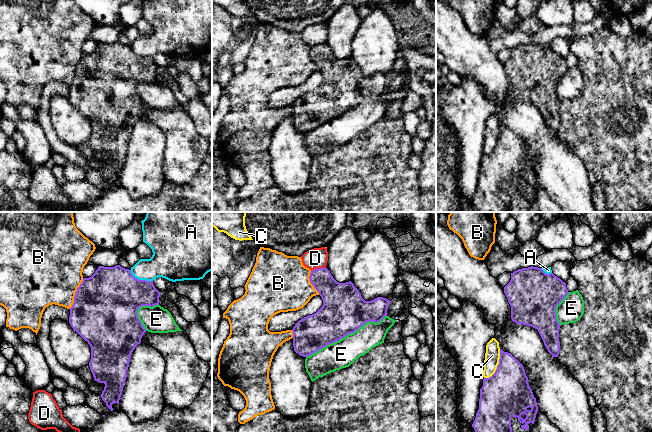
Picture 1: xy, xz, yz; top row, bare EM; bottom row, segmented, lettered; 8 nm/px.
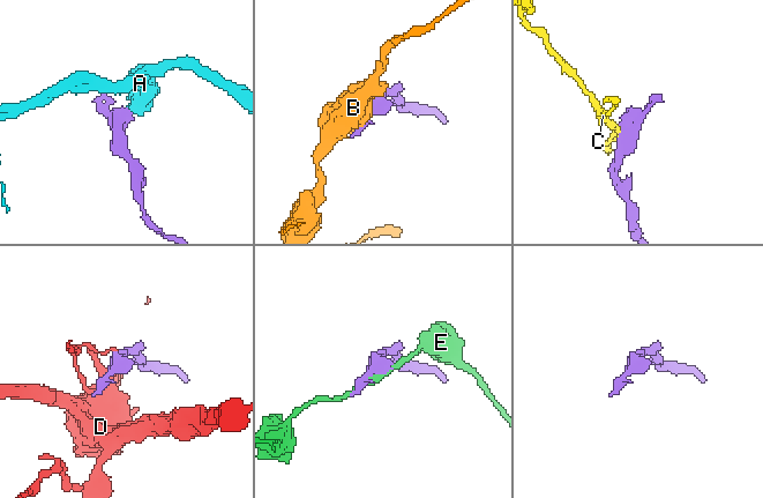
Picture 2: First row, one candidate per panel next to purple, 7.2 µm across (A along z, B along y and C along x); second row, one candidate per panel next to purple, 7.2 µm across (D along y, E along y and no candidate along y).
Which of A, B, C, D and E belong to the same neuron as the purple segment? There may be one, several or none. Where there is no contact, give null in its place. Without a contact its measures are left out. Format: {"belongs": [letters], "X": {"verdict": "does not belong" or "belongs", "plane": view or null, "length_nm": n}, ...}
{"belongs": [], "A": {"verdict": "does not belong", "plane": "xy", "length_nm": 220}, "B": {"verdict": "does not belong", "plane": "xy", "length_nm": 280}, "C": {"verdict": "does not belong", "plane": "yz", "length_nm": 280}, "D": {"verdict": "does not belong", "plane": "xz", "length_nm": 130}, "E": {"verdict": "does not belong", "plane": "xz", "length_nm": 750}}

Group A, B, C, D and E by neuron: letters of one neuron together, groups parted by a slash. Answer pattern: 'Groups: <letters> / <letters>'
Groups: A / B / C / D / E

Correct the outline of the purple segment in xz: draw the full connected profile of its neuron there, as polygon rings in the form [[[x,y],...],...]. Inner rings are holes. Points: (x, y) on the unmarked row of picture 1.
[[[326,43],[312,46],[309,55],[319,68],[323,81],[316,89],[299,96],[292,105],[294,127],[300,132],[310,132],[348,110],[354,109],[365,99],[370,97],[378,99],[387,92],[390,76],[377,73],[371,77],[365,77],[351,57],[337,58]]]

